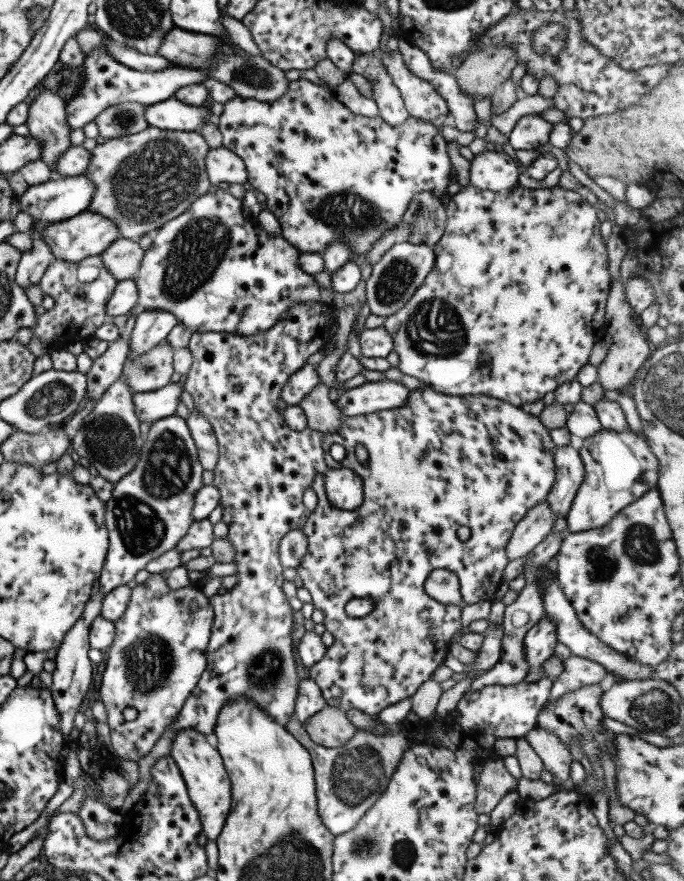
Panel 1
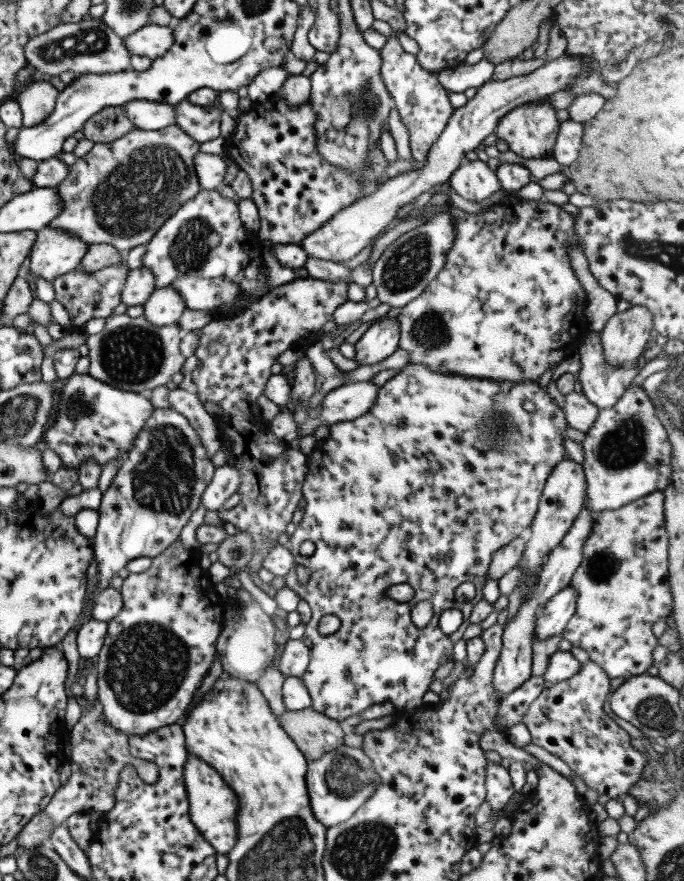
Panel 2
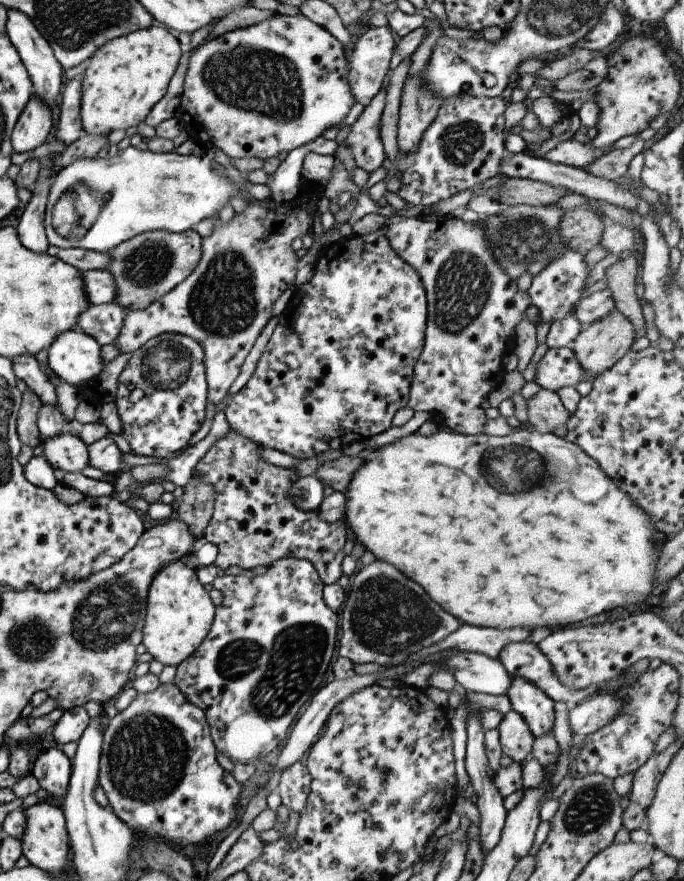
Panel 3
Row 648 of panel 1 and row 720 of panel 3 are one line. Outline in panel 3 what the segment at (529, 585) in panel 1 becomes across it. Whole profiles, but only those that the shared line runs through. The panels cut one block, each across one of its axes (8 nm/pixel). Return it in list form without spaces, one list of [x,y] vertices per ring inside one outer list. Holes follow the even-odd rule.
[[[509,709],[505,714],[502,714],[496,729],[504,756],[508,756],[515,763],[521,763],[529,756],[534,736],[518,712]]]

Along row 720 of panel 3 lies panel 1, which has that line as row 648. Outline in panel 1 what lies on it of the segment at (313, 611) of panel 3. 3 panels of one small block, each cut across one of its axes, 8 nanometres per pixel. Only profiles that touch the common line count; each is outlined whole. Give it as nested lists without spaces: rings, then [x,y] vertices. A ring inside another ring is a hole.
[[[319,302],[308,303],[295,303],[281,314],[281,317],[277,319],[277,322],[273,326],[270,326],[266,331],[256,332],[249,336],[236,335],[228,332],[208,332],[208,333],[191,333],[188,346],[191,353],[191,366],[185,373],[184,390],[189,393],[193,403],[201,416],[209,422],[211,431],[215,435],[218,458],[213,471],[213,483],[212,485],[218,490],[219,502],[222,507],[221,522],[228,527],[226,539],[234,546],[235,556],[234,563],[237,565],[237,583],[231,589],[227,589],[224,595],[215,594],[208,598],[209,604],[213,609],[214,615],[211,625],[211,632],[209,635],[208,645],[206,648],[206,664],[205,669],[202,670],[201,676],[197,681],[194,689],[191,689],[187,700],[183,703],[181,710],[177,713],[175,720],[168,726],[167,729],[173,728],[193,728],[201,734],[211,734],[214,729],[215,719],[217,718],[220,706],[227,702],[227,699],[234,699],[235,697],[245,697],[250,701],[253,701],[261,710],[267,713],[276,723],[281,726],[285,726],[288,718],[293,715],[293,707],[295,697],[297,694],[297,683],[303,679],[301,676],[297,676],[297,666],[295,666],[295,658],[293,658],[293,645],[291,645],[291,626],[293,626],[293,618],[291,617],[292,610],[289,609],[285,595],[281,591],[281,584],[283,584],[283,568],[280,565],[278,559],[278,544],[280,538],[294,530],[301,525],[303,520],[303,512],[305,507],[301,503],[301,495],[303,491],[310,486],[313,477],[315,475],[322,475],[328,467],[325,465],[322,458],[321,439],[319,438],[319,432],[305,428],[303,431],[295,432],[285,423],[283,423],[283,415],[281,410],[276,408],[277,400],[279,400],[279,394],[281,394],[281,387],[287,382],[288,376],[292,375],[295,371],[299,370],[303,365],[307,364],[305,361],[309,356],[318,353],[329,340],[328,329],[331,327],[333,321],[329,320],[327,315],[324,315],[325,308]]]

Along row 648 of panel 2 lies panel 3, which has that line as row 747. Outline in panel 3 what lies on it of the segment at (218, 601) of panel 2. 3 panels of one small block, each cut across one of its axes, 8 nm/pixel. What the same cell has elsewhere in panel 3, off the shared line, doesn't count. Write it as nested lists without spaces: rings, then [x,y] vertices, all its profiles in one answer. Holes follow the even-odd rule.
[[[159,683],[151,692],[137,693],[129,705],[121,711],[111,711],[111,714],[102,730],[102,743],[98,762],[98,779],[96,784],[101,786],[110,810],[118,816],[137,836],[153,836],[169,840],[177,846],[187,846],[202,843],[202,840],[211,838],[216,832],[225,829],[235,816],[235,807],[239,794],[240,784],[231,773],[219,766],[215,759],[216,748],[210,737],[209,725],[202,710],[186,701],[183,693],[173,683]]]

